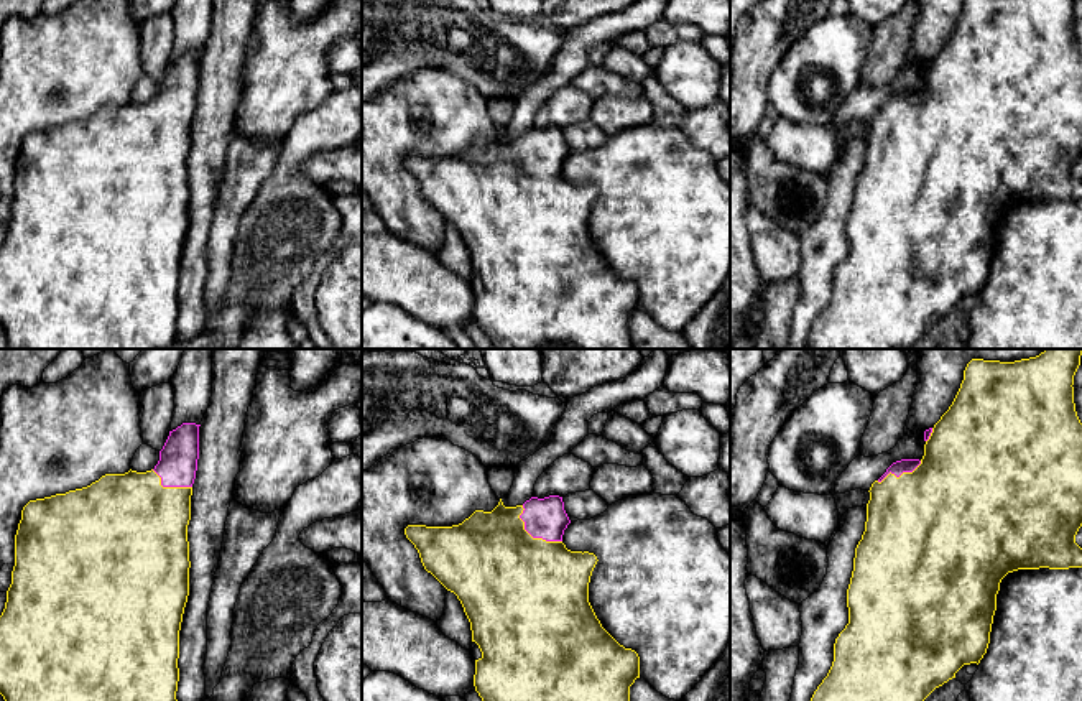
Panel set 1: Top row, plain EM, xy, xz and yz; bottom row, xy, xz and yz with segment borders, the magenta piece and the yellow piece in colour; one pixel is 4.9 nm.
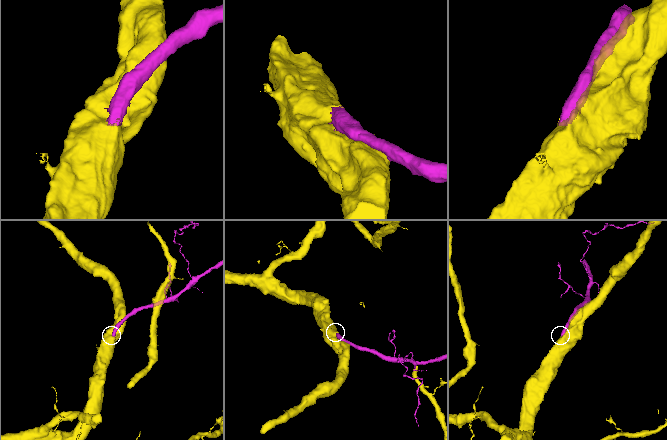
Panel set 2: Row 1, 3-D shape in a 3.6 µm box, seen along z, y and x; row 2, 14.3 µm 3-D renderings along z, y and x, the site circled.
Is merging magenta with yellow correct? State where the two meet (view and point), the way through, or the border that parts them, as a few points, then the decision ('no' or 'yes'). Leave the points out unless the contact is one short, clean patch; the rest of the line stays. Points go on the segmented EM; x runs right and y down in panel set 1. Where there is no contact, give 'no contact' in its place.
xz (531, 535) | yes

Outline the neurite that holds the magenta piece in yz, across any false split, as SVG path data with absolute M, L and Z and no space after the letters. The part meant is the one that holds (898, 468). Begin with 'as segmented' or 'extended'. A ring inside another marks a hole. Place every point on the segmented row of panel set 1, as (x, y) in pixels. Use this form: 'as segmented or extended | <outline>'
extended | M1046 349L1036 357L1015 362L972 359L952 405L932 428L924 431L922 459L896 461L872 484L865 532L855 548L847 589L848 624L835 638L832 666L811 701L924 701L936 688L955 678L964 665L978 665L987 653L996 594L1008 573L1082 568L1082 548L1075 543L1075 535L1082 527L1082 423L1075 411L1072 387L1080 355L1082 349Z

